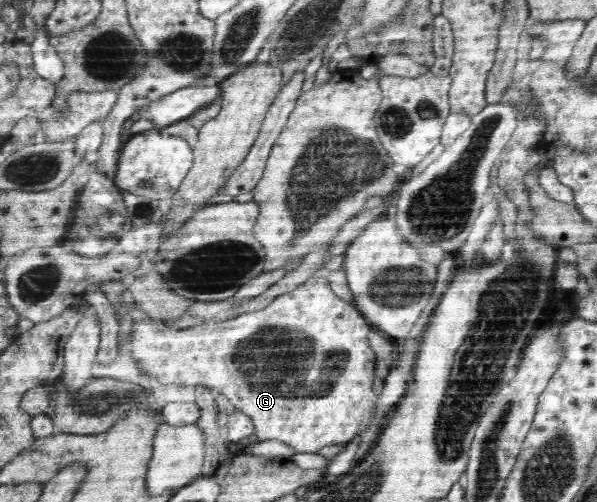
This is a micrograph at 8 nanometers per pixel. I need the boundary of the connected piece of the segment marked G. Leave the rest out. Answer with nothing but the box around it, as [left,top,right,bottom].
[117,277,377,453]

